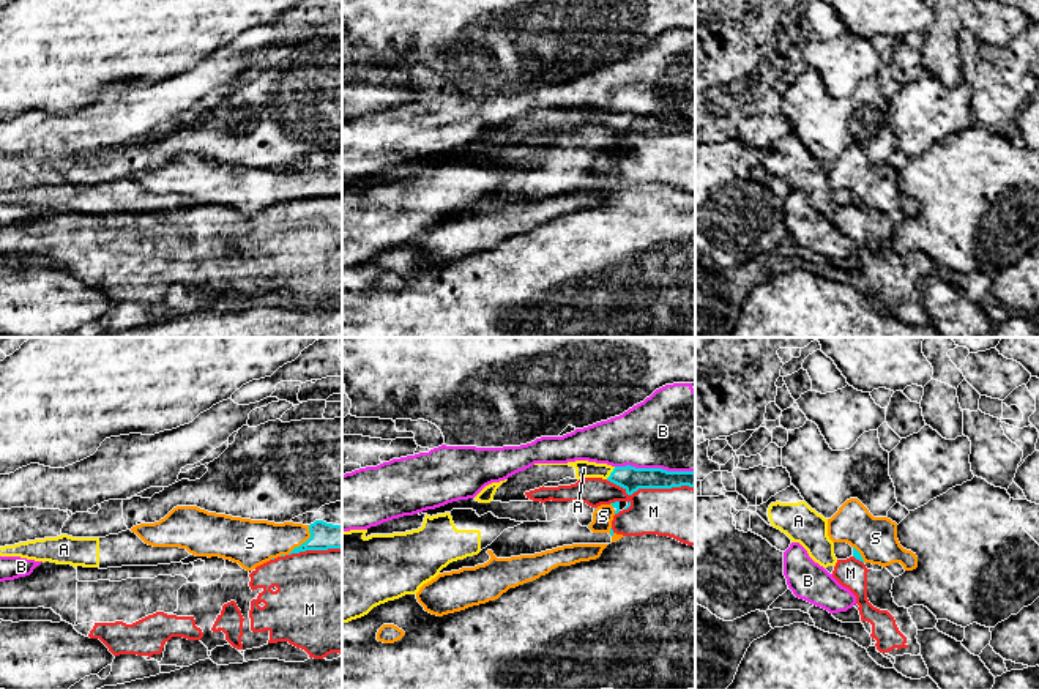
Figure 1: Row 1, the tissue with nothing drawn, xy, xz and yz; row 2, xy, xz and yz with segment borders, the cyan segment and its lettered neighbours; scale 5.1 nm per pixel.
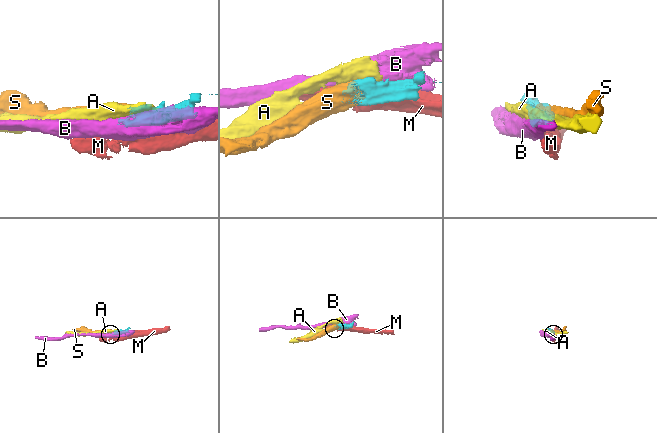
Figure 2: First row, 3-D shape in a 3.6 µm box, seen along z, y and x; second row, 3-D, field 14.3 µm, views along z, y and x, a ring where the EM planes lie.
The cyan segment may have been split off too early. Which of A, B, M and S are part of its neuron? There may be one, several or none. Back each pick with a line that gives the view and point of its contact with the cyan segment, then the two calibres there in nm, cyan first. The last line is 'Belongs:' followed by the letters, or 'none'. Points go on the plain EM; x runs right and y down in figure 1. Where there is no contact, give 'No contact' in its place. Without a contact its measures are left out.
S: Touches cyan at xy (303, 189). Thickness 140 nm (cyan) against 220 nm
Belongs: S

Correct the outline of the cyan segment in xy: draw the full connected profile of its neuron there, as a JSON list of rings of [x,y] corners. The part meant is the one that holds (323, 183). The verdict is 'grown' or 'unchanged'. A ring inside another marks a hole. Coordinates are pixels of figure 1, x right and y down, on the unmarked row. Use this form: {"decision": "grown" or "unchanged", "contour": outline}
{"decision": "grown", "contour": [[[177,153],[155,170],[131,175],[153,194],[180,194],[196,203],[219,203],[252,218],[257,213],[306,197],[342,196],[342,172],[251,167]]]}

